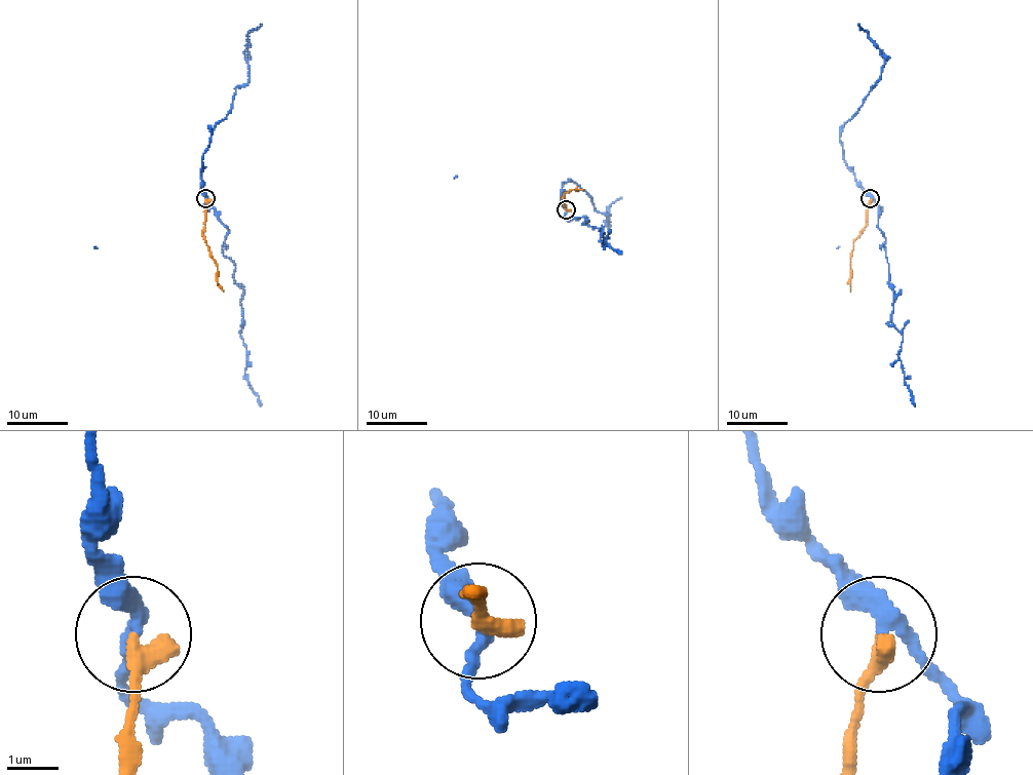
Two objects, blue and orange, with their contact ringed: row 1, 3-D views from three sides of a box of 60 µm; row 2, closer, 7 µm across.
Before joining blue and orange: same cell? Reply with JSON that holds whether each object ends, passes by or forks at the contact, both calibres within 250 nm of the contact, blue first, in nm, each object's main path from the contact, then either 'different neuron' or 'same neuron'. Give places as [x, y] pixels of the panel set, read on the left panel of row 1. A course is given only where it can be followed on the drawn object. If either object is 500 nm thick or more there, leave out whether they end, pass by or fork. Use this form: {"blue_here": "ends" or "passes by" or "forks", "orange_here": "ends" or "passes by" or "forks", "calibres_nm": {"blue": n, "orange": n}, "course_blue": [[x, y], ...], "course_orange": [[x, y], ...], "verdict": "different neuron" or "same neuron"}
{"blue_here": "passes by", "orange_here": "ends", "calibres_nm": {"blue": 280, "orange": 400}, "course_blue": [[206, 199], [206, 206], [228, 230], [222, 253], [234, 264], [234, 280], [243, 289], [244, 373], [260, 407]], "course_orange": [[206, 199], [203, 239], [214, 261], [217, 285], [223, 292]], "verdict": "different neuron"}

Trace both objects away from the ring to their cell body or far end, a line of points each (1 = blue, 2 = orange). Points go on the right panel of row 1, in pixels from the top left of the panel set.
1: (870, 199), (879, 206), (878, 219), (893, 289), (891, 325), (903, 336), (897, 355), (915, 407)
2: (870, 199), (866, 227), (853, 242), (850, 292)

